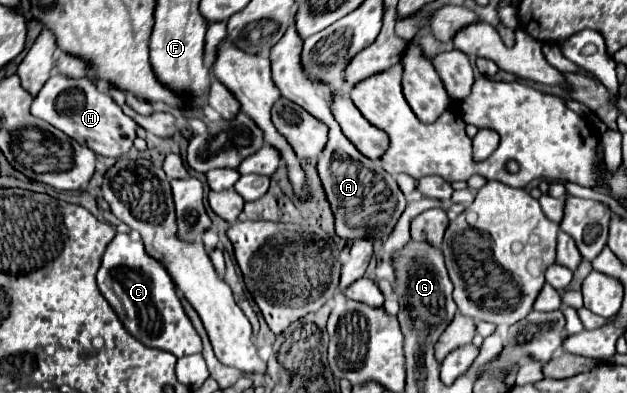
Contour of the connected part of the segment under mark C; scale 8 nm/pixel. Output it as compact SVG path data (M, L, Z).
M116 233L102 255L96 279L100 293L120 317L124 329L140 343L168 351L176 357L202 351L202 341L176 297L176 287L168 277L168 271L156 259L146 255L142 241L136 243L128 233Z

